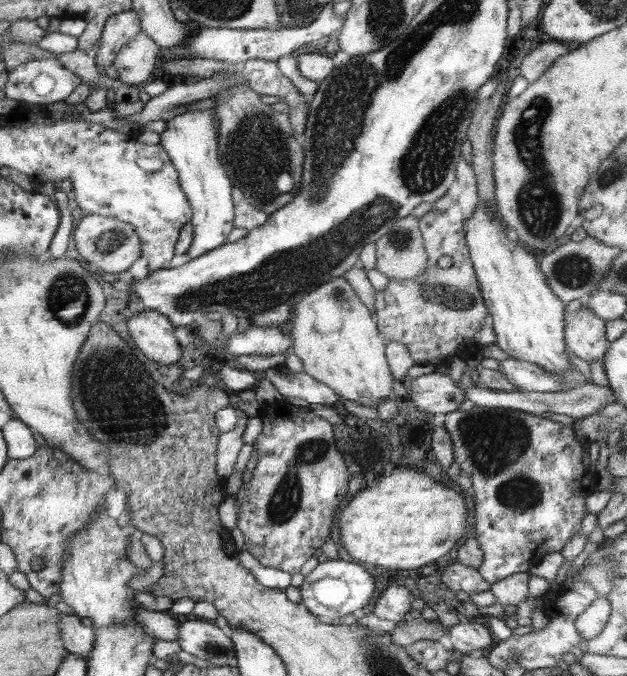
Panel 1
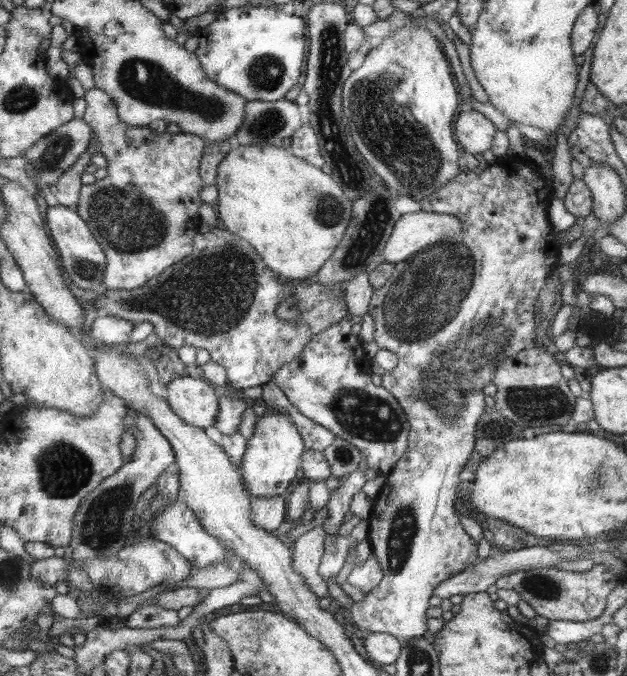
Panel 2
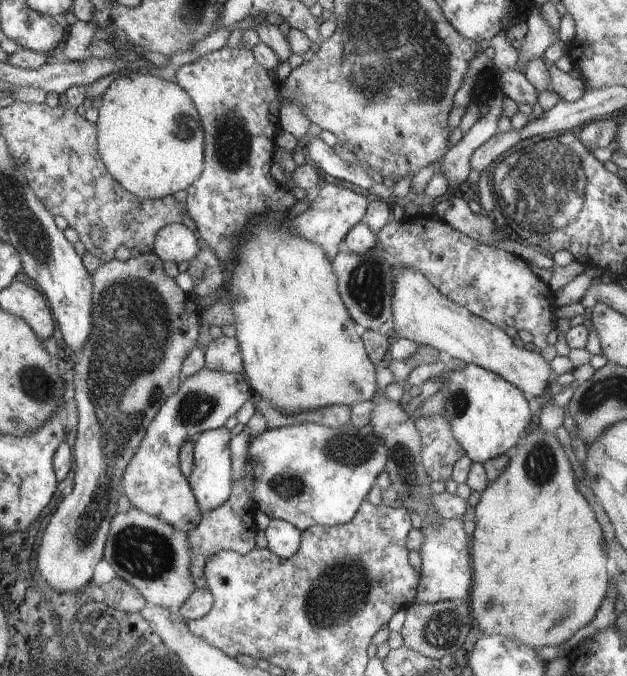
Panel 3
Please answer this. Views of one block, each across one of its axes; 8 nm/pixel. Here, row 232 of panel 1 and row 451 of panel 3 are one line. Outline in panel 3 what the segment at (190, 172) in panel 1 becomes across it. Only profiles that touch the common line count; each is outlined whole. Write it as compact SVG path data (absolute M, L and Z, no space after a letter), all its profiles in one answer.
M225 427L212 429L200 433L193 444L193 465L194 468L189 475L187 481L191 485L191 489L198 499L199 507L203 511L211 511L218 509L224 502L228 500L232 492L232 476L230 476L230 464L232 464L232 456L230 456L230 431Z

